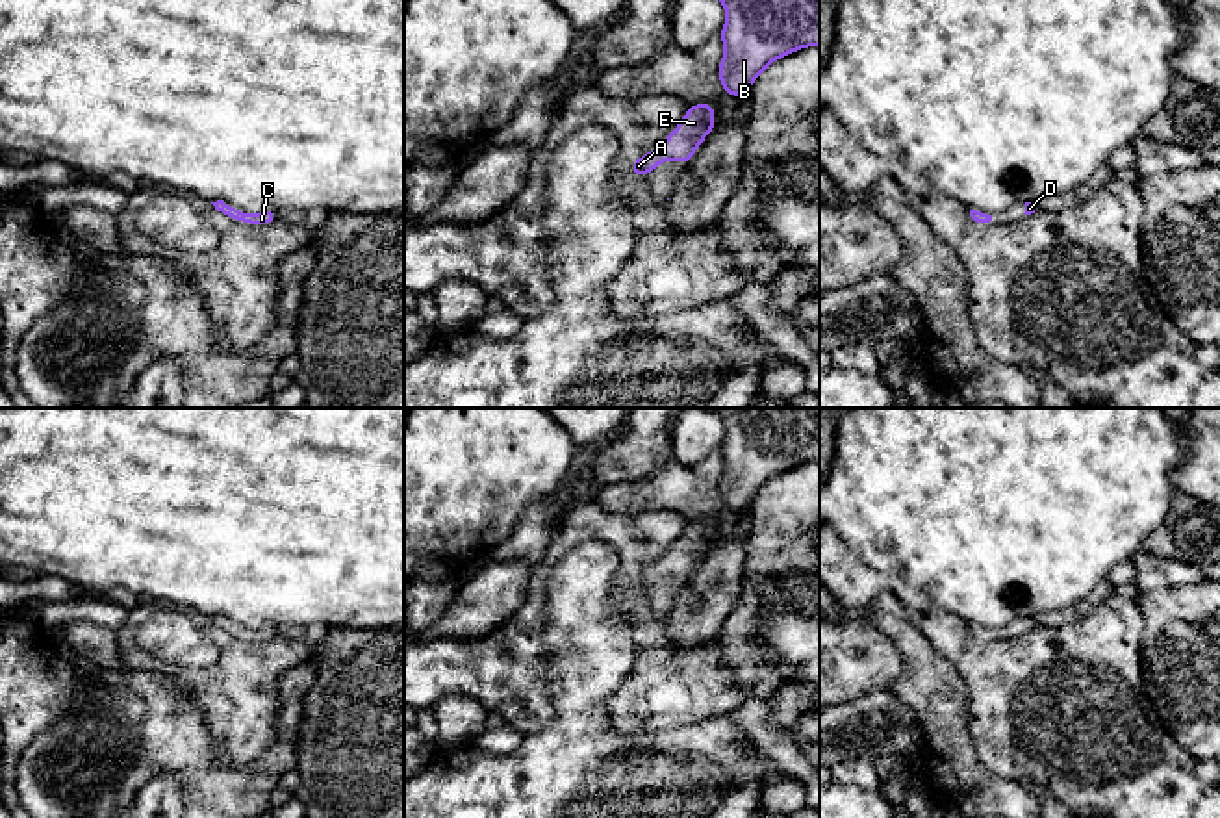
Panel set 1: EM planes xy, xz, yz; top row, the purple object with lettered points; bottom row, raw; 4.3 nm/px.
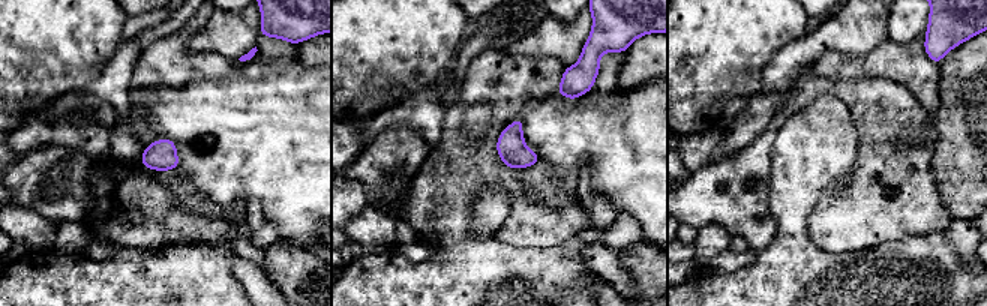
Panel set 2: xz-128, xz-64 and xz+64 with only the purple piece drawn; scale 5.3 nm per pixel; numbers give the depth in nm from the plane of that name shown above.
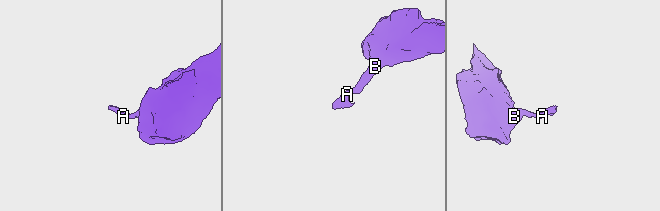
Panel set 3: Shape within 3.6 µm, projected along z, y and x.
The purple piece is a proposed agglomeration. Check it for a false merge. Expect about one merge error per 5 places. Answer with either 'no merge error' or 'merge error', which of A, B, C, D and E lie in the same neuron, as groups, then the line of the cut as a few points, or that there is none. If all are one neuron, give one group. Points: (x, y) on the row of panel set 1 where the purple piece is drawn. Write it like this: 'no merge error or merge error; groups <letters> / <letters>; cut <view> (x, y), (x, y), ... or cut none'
no merge error; groups A B C D E; cut none

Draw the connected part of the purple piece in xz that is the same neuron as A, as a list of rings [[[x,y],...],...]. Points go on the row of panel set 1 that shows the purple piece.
[[[714,104],[688,106],[682,122],[675,126],[669,137],[656,150],[632,161],[632,174],[645,176],[654,167],[660,167],[664,160],[688,163],[701,141],[716,130],[714,109]]]

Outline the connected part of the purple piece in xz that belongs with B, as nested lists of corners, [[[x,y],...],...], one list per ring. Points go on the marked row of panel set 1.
[[[721,0],[727,22],[721,28],[723,61],[719,80],[731,96],[742,96],[775,59],[820,45],[820,0]]]

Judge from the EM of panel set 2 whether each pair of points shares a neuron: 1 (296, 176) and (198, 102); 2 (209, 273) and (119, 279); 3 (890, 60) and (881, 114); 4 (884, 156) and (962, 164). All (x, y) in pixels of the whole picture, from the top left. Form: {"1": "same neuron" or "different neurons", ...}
{"1": "same neuron", "2": "same neuron", "3": "different neurons", "4": "different neurons"}

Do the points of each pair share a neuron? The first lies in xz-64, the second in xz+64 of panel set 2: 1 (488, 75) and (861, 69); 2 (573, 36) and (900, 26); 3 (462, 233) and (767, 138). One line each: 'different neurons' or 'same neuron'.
1: different neurons
2: different neurons
3: same neuron

